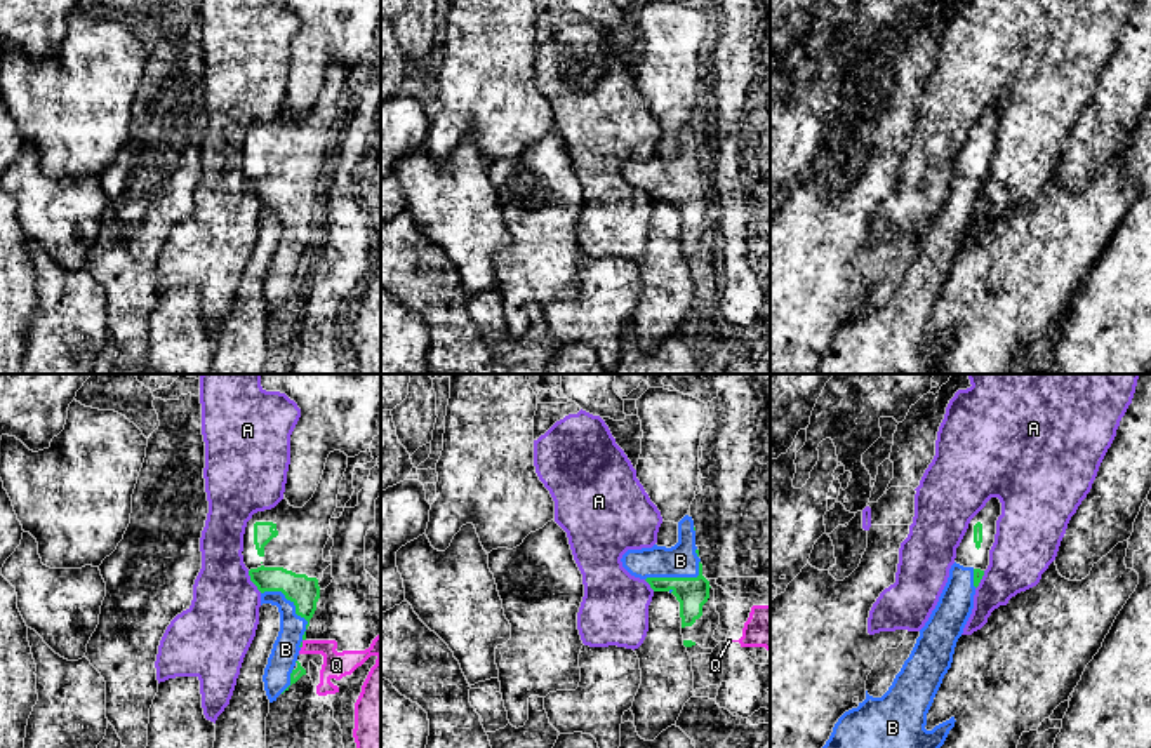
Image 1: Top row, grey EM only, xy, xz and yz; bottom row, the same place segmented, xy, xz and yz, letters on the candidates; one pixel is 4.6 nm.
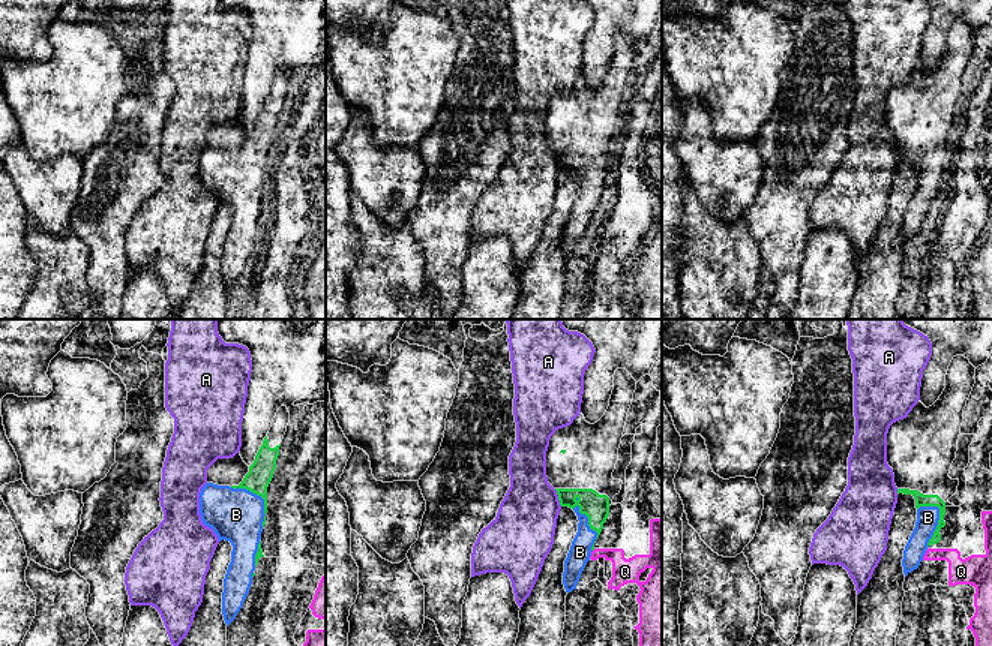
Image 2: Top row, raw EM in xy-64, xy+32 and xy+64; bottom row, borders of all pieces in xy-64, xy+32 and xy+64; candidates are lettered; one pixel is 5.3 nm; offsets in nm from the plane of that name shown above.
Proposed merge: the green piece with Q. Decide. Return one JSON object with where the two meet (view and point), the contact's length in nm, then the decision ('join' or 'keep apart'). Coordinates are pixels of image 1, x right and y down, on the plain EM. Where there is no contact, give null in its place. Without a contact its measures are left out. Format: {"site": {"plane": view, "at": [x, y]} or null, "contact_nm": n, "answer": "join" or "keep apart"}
{"site": {"plane": "xy", "at": [301, 254]}, "contact_nm": 50, "answer": "keep apart"}

